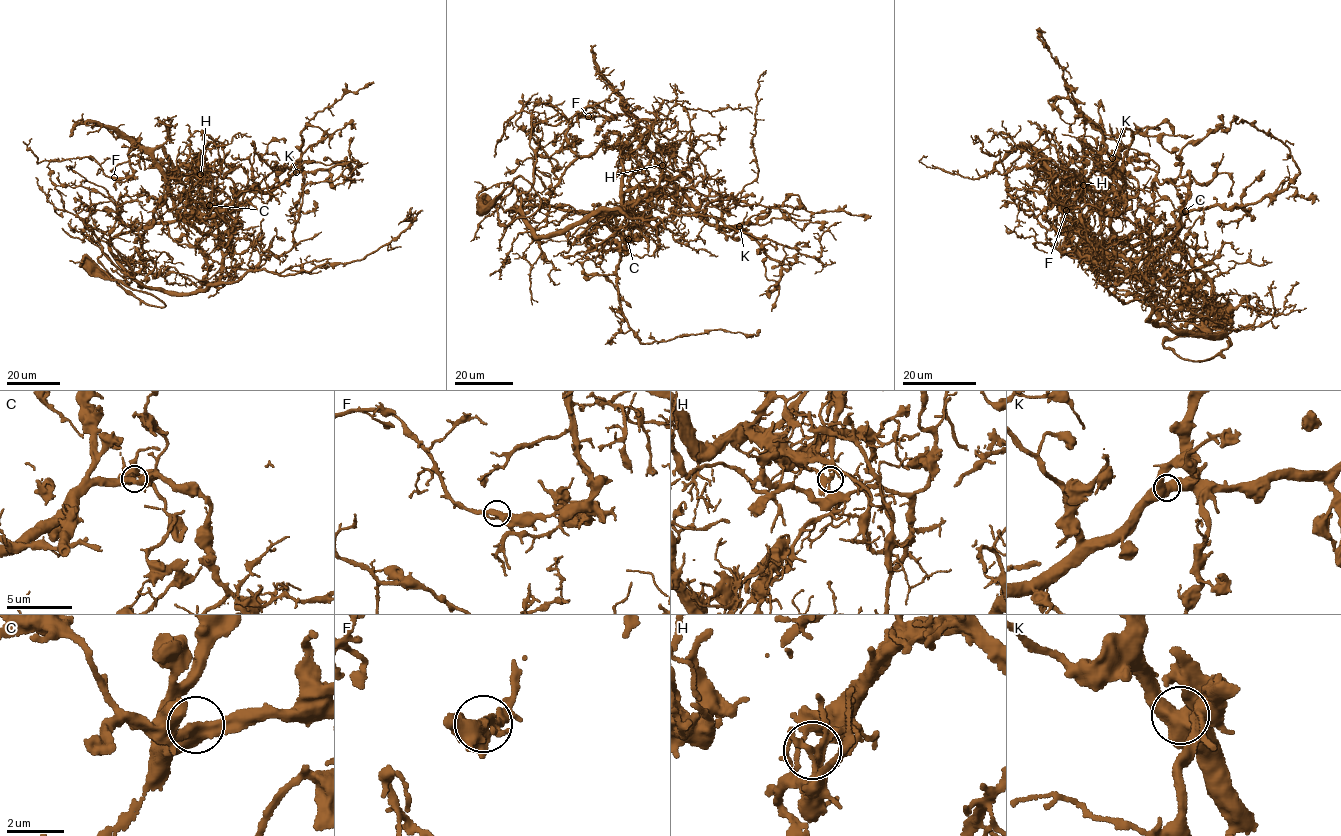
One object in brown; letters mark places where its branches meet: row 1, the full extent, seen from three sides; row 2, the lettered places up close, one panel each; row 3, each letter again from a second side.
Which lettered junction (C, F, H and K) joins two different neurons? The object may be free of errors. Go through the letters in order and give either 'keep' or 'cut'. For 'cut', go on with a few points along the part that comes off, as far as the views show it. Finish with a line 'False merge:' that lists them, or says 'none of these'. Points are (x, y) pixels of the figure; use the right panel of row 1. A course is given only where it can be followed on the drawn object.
C: keep
F: keep
H: cut | (1083, 184), (1078, 177), (1063, 182), (1042, 163), (1063, 208), (1112, 266), (1188, 288), (1221, 311), (1300, 312)
K: keep
False merge: H

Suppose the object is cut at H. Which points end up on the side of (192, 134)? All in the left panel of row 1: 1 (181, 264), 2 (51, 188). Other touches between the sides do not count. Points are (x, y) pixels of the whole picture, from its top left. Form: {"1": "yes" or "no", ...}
{"1": "yes", "2": "no"}

